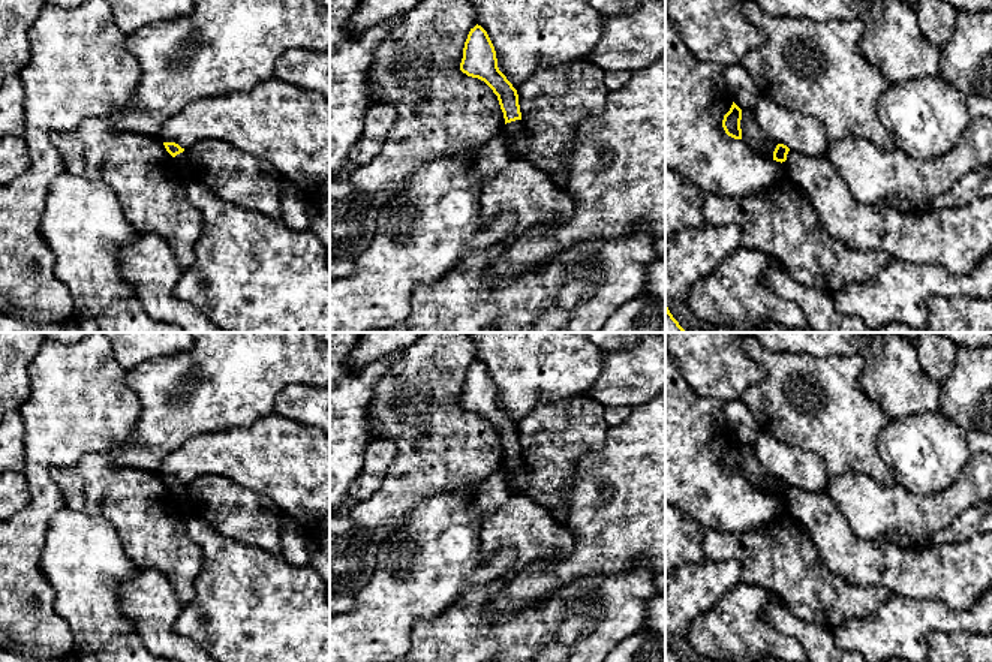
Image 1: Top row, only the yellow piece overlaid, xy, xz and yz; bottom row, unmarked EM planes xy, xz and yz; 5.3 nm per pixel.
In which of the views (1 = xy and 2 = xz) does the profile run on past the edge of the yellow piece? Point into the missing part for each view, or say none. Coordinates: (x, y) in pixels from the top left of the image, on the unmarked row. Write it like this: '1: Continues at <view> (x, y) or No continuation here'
1: No continuation here
2: No continuation here

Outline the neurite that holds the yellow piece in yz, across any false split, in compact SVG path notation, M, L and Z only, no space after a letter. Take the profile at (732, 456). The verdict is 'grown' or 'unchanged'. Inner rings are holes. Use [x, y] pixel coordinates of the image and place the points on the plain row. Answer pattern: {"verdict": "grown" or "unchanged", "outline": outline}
{"verdict": "unchanged", "outline": "M733 437L730 446L724 451L722 463L725 469L734 475L742 475L742 445Z"}

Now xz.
{"verdict": "unchanged", "outline": "M481 361L471 364L463 383L460 406L468 412L484 416L497 431L505 460L521 455L518 430L497 403L495 382Z"}

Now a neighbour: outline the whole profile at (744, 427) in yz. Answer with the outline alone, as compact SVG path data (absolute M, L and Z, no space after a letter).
M740 400L727 401L724 415L731 436L743 446L754 446L761 430L746 404Z

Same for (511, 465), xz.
M515 455L515 457L506 458L503 461L503 467L505 467L505 472L506 472L506 479L508 479L508 484L509 484L509 488L512 490L512 493L515 493L514 476L515 476L517 470L520 469L521 464L523 464L523 457L521 455Z

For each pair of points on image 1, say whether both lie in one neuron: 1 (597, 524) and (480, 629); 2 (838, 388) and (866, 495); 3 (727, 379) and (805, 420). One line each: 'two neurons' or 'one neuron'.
1: two neurons
2: two neurons
3: two neurons

